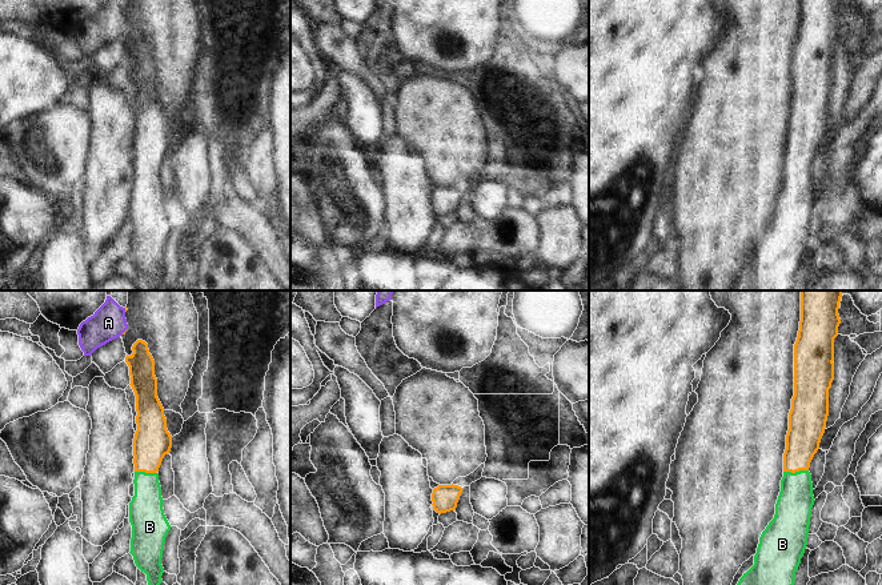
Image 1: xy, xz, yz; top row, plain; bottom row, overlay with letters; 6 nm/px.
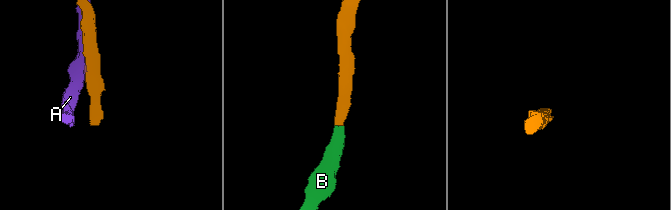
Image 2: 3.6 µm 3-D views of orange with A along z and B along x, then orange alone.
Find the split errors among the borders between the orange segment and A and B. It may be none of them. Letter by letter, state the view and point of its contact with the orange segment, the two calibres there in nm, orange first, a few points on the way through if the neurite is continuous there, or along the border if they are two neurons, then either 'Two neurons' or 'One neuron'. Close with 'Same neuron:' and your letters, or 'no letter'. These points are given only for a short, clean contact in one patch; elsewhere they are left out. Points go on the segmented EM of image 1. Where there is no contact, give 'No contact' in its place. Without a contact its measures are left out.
A: Touches orange at xy (124, 332). Thickness 20 nm (orange) against 200 nm. Two neurons
B: Touches orange at yz (796, 471). Thickness 200 nm (orange) against 220 nm. Path across: yz (805, 431), (797, 456), (796, 471), (796, 501), (793, 509). One neuron
Same neuron: B

